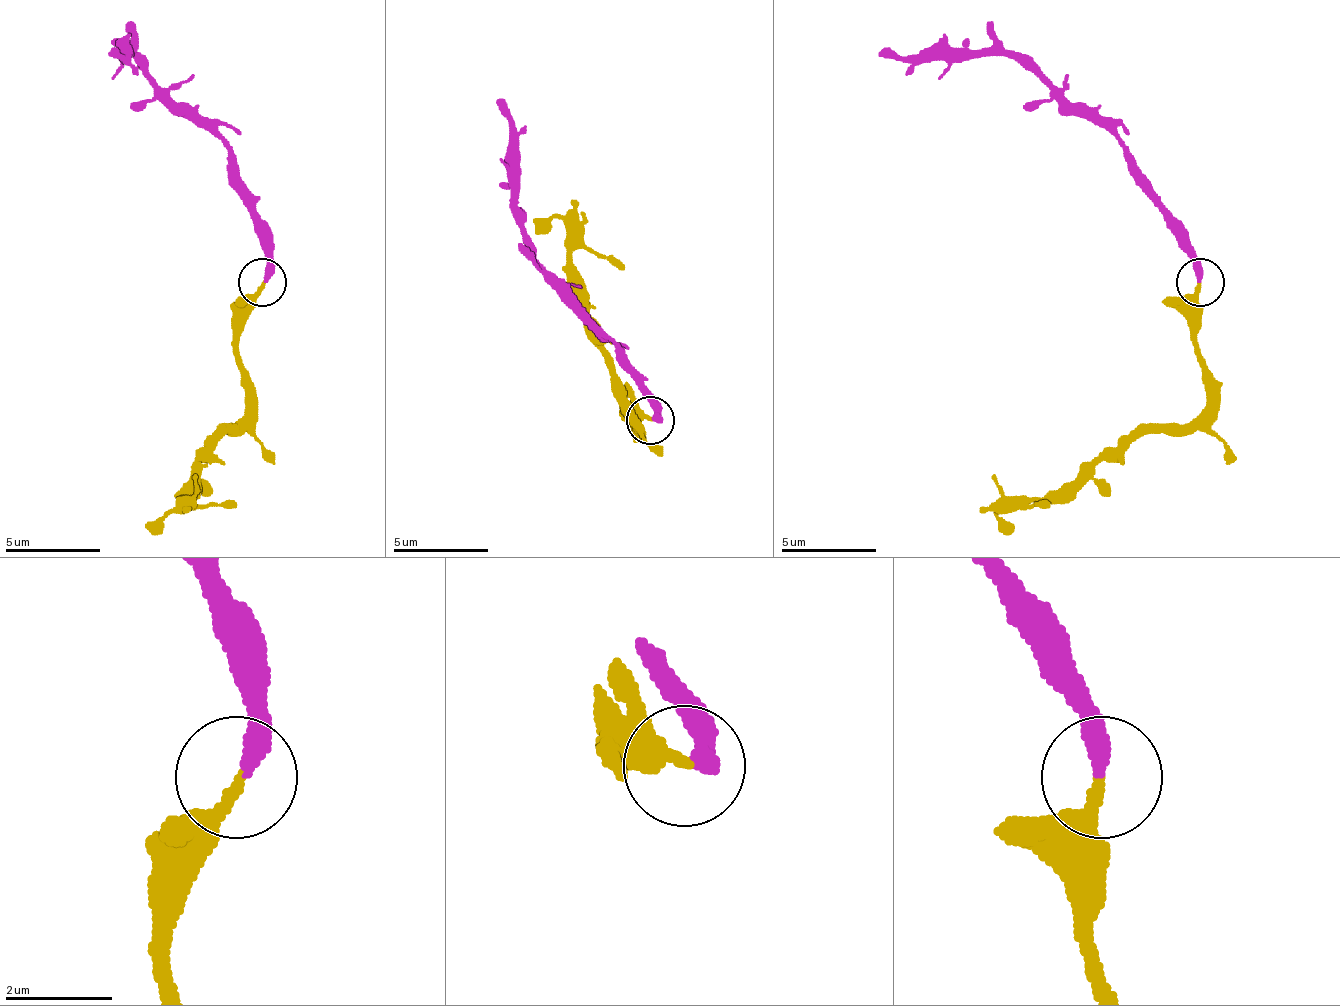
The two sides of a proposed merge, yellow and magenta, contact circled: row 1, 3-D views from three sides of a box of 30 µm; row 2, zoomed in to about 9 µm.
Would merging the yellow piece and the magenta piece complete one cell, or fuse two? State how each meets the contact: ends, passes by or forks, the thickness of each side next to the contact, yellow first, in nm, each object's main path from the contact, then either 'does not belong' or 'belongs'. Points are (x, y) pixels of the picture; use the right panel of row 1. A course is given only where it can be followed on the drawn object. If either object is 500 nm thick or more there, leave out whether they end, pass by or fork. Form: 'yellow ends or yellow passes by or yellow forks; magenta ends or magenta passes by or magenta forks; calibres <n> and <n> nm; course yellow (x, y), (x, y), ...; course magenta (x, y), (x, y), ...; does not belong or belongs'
yellow ends; magenta ends; calibres 200 and 320 nm; course yellow (1199, 283), (1199, 341), (1208, 403), (1180, 427), (1132, 437), (1041, 499), (1007, 499), (998, 513), (1012, 528); course magenta (1199, 283), (1189, 231), (1132, 154), (1036, 73), (1002, 54), (878, 54); belongs

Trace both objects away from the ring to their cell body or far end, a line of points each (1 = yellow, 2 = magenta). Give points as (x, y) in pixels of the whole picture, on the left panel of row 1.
1: (261, 283), (237, 341), (247, 403), (232, 427), (184, 484), (180, 499), (146, 528)
2: (266, 283), (266, 231), (232, 154), (127, 54), (108, 54)

